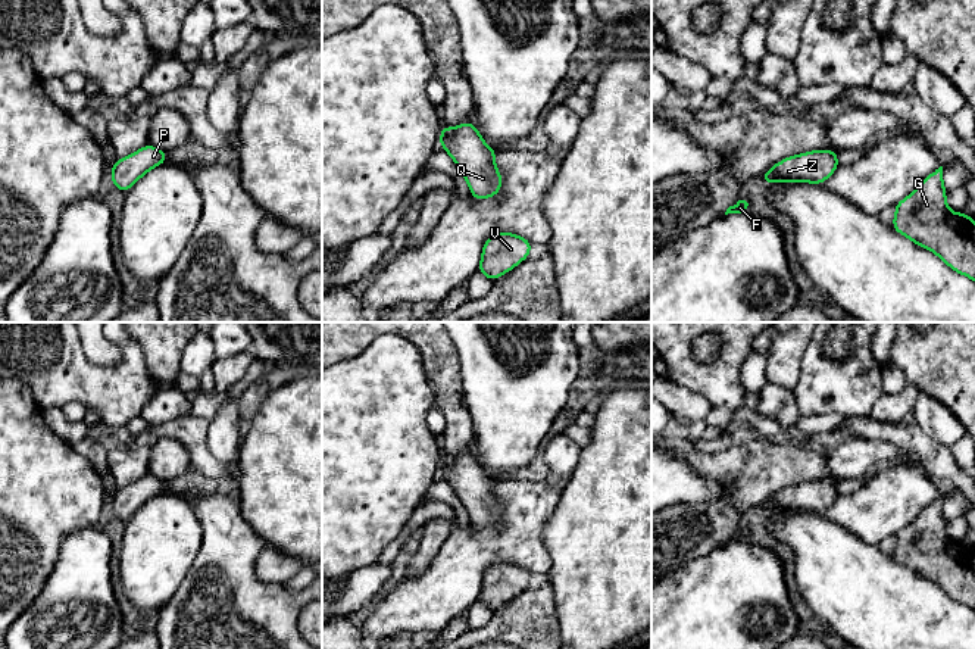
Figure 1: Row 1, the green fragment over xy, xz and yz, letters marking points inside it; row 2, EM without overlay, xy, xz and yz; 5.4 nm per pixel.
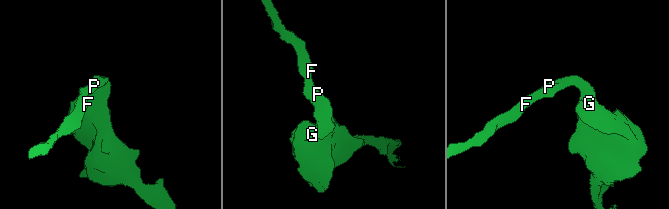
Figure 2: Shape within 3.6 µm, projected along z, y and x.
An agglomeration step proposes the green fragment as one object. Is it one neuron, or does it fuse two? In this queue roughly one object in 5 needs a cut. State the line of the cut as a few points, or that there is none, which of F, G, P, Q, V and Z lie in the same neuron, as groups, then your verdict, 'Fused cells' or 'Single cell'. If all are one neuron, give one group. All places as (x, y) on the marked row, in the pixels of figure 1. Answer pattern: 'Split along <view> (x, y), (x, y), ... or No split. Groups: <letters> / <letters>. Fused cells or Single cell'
No split. Groups: F G P Q V Z. Single cell

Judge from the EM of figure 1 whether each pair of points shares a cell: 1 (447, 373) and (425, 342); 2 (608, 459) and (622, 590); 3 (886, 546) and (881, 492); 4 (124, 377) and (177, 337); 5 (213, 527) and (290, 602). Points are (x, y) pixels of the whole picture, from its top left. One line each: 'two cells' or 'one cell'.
1: one cell
2: one cell
3: two cells
4: two cells
5: one cell

